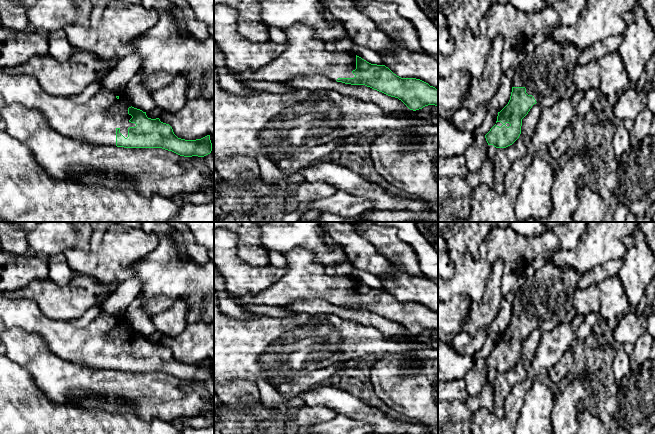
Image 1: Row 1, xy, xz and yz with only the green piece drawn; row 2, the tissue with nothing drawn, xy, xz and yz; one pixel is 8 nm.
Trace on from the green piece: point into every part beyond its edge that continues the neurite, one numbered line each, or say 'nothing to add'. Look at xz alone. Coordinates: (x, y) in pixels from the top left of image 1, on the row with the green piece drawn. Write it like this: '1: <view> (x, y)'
1: xz (306, 55)

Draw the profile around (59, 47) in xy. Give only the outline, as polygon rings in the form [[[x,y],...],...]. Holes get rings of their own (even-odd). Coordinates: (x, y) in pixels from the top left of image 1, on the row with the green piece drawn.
[[[64,29],[48,33],[48,55],[58,61],[64,61],[73,51]]]

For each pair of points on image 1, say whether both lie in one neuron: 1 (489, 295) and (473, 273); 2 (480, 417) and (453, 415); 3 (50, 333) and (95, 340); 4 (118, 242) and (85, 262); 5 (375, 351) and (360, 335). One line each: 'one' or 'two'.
1: two
2: two
3: one
4: one
5: one

